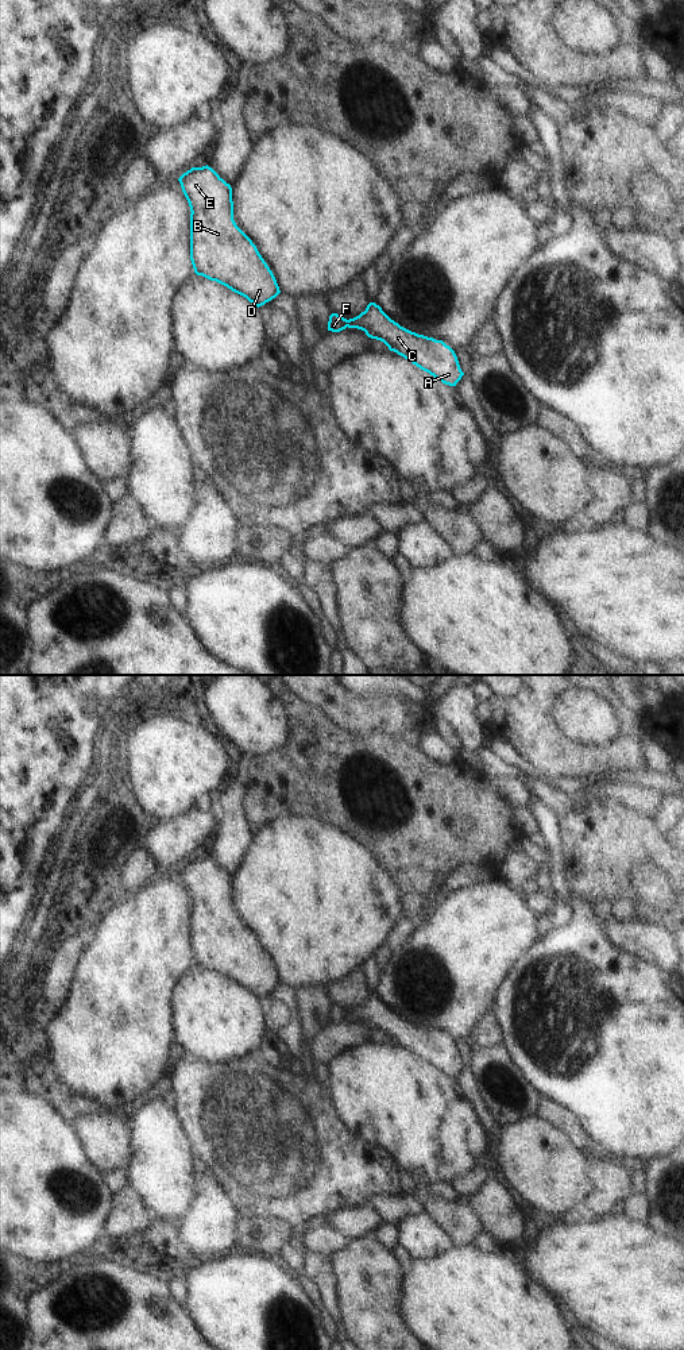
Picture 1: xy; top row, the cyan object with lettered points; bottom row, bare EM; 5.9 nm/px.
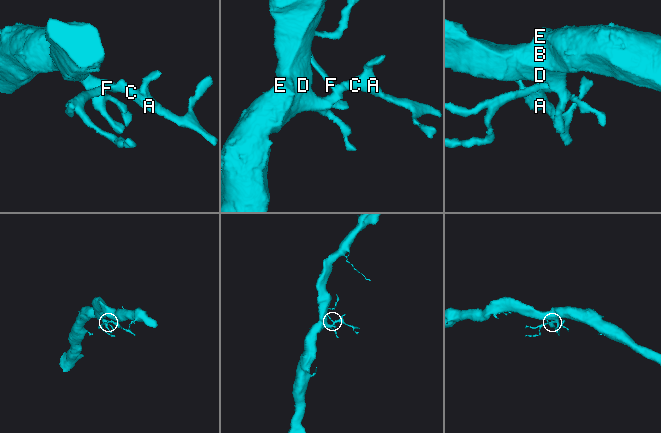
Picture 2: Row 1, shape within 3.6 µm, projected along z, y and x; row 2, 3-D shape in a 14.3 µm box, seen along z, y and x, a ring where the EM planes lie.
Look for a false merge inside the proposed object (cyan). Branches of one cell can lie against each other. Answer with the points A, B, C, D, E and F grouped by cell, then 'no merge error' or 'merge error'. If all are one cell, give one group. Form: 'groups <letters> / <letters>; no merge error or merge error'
groups A B C D E F; no merge error

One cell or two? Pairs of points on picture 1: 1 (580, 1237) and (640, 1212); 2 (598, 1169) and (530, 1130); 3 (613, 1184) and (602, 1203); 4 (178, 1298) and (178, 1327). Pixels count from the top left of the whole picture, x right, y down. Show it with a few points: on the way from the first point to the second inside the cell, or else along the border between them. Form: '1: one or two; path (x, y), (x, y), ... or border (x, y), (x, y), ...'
1: two; border (622, 1214), (629, 1219), (645, 1223)
2: two; border (587, 1158), (586, 1179), (590, 1191), (586, 1195)
3: one; path (609, 1188), (602, 1199)
4: two; border (170, 1272), (169, 1295), (182, 1306)

